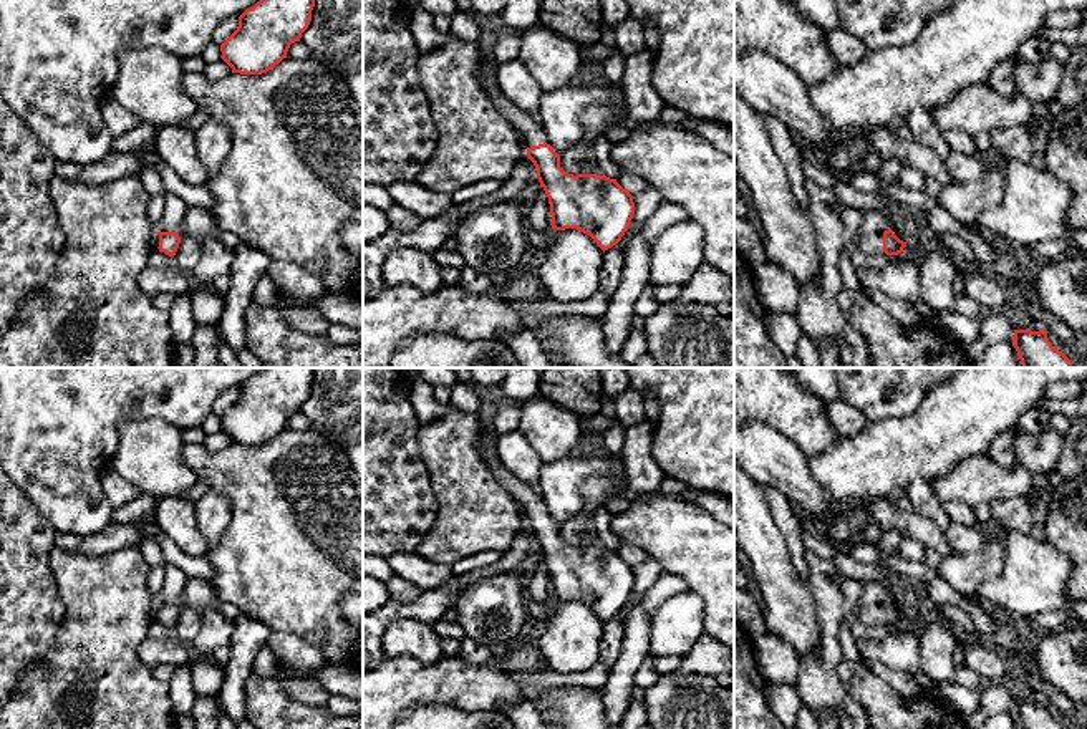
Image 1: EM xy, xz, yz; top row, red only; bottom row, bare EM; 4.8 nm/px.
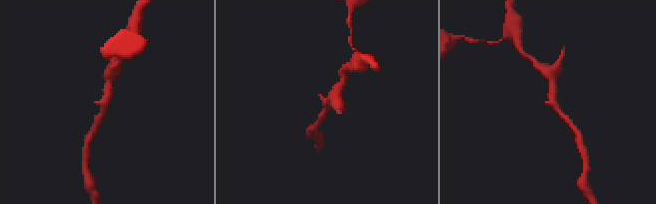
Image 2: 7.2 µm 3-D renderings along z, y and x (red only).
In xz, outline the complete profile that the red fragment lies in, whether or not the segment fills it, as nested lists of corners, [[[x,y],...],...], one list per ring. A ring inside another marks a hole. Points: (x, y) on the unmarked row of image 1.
[[[489,422],[482,424],[479,451],[489,469],[519,504],[527,529],[537,540],[537,550],[550,575],[552,600],[577,600],[593,610],[605,623],[616,616],[628,601],[635,573],[616,550],[605,545],[568,545],[560,538],[560,527],[547,514],[537,489],[525,487],[499,459]]]

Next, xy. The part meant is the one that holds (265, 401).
[[[263,368],[239,388],[237,401],[220,416],[220,429],[232,444],[267,444],[300,413],[313,378],[315,368]]]

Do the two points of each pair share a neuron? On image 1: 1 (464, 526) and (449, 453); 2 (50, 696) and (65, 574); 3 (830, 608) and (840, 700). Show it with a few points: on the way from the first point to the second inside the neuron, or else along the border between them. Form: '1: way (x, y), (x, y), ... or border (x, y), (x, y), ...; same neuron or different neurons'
1: way (464, 507), (464, 486), (458, 471); same neuron
2: way (77, 666), (77, 603); same neuron
3: way (829, 632), (829, 676); same neuron

